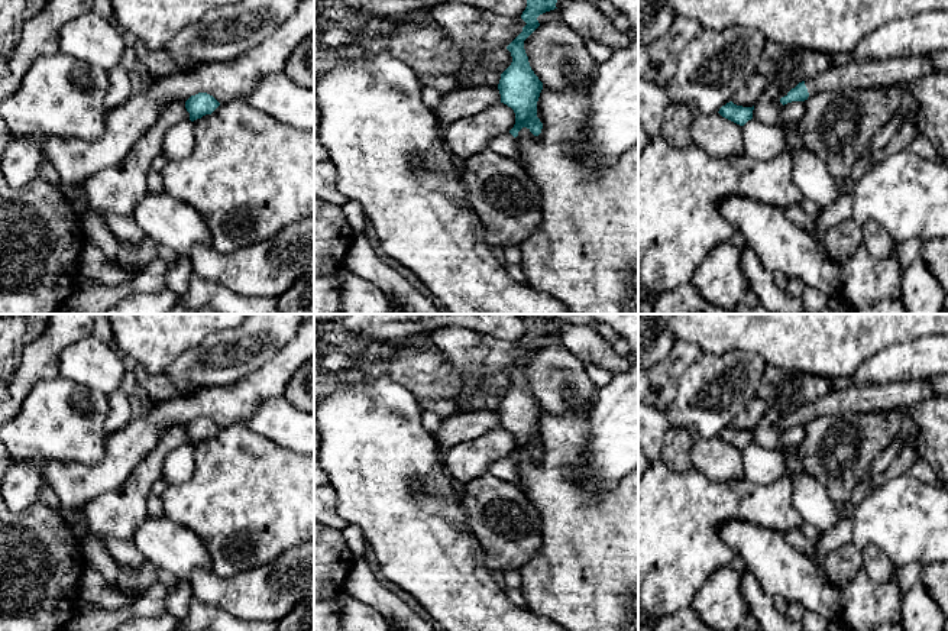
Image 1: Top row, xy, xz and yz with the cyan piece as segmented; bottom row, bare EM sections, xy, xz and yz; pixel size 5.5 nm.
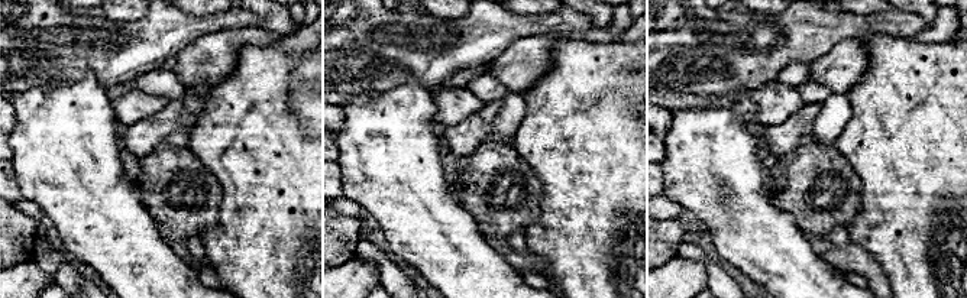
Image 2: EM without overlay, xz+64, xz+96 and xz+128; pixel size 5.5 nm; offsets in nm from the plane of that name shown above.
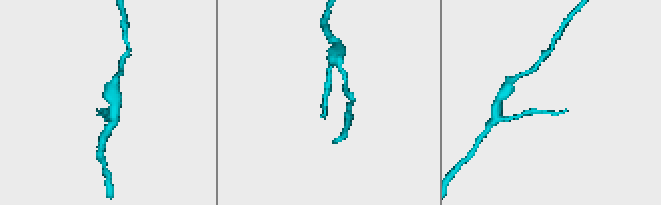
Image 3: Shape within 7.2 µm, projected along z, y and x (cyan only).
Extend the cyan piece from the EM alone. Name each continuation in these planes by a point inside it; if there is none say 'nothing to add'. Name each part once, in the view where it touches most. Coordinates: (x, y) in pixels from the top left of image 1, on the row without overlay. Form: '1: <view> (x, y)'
1: yz (902, 395)

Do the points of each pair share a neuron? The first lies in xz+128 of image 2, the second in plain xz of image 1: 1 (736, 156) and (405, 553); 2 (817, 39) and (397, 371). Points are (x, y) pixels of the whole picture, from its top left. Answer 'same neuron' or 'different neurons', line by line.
1: same neuron
2: same neuron

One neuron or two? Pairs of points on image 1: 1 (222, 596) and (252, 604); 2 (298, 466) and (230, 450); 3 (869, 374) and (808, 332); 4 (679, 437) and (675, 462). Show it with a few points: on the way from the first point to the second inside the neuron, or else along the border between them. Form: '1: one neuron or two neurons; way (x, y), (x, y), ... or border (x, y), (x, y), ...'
1: one neuron; way (229, 596), (245, 596)
2: one neuron; way (281, 466), (248, 466)
3: two neurons; border (887, 346), (869, 358), (851, 377)
4: one neuron; way (678, 443), (676, 456)

